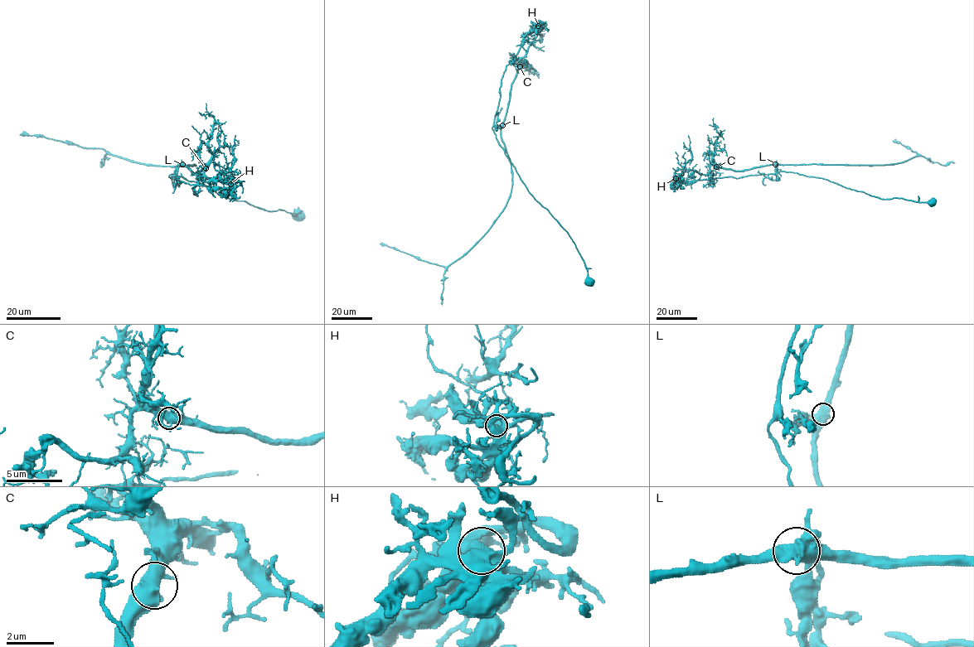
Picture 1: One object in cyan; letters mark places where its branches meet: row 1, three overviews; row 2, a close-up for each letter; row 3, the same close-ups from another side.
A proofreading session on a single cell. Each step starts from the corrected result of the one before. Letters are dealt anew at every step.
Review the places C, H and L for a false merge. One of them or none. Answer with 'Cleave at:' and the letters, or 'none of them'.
Cleave at: L

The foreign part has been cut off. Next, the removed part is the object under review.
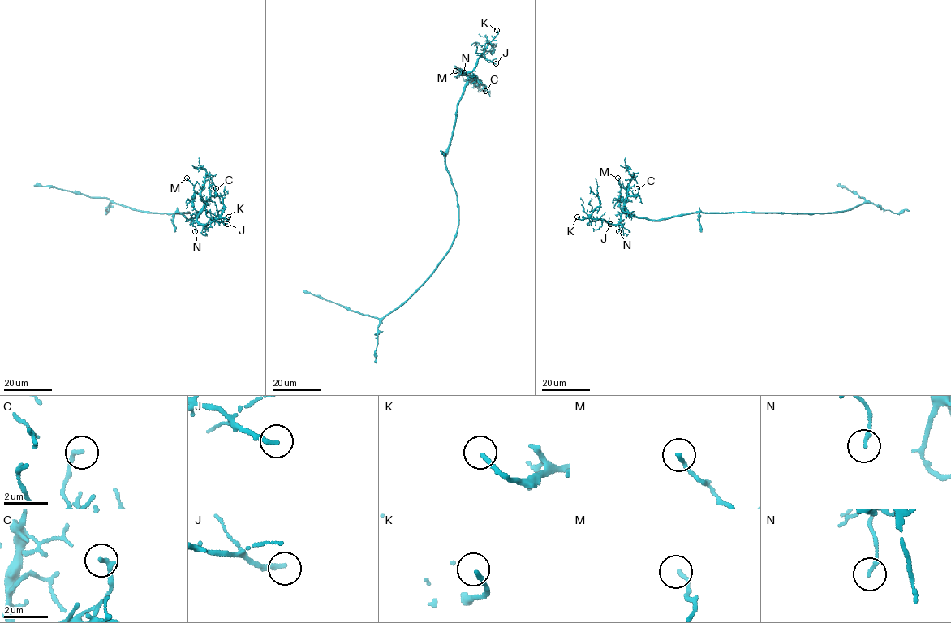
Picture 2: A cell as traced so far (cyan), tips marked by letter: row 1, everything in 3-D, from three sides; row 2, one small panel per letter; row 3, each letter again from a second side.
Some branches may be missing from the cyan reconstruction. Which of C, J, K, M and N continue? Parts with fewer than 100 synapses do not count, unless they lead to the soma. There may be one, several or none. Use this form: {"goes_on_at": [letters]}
{"goes_on_at": ["K"]}

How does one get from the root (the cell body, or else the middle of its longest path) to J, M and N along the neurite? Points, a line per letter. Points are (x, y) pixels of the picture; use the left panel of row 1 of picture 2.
J: (189, 212), (176, 212), (187, 220), (199, 213), (197, 221), (204, 224), (214, 219), (227, 224)
M: (189, 212), (176, 212), (187, 220), (199, 212), (193, 207), (194, 186), (187, 178)
N: (189, 212), (176, 212), (187, 220), (199, 213), (192, 224), (195, 231)

